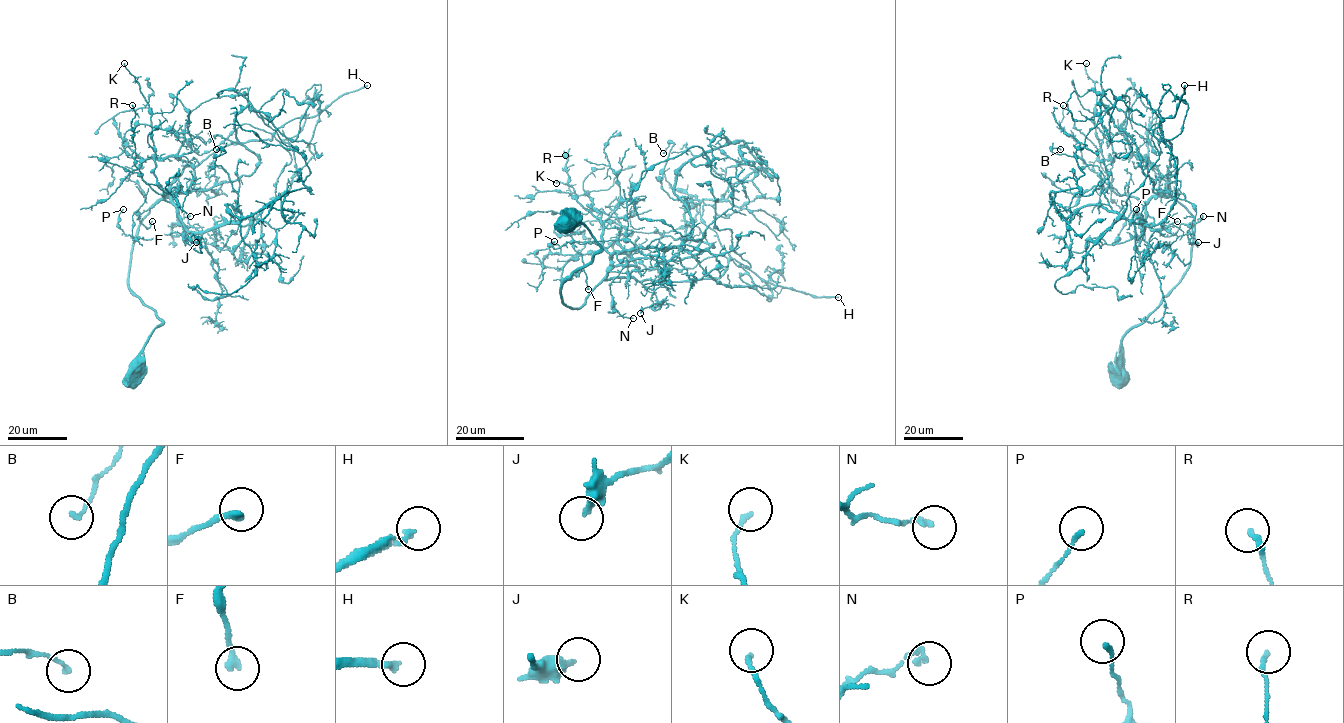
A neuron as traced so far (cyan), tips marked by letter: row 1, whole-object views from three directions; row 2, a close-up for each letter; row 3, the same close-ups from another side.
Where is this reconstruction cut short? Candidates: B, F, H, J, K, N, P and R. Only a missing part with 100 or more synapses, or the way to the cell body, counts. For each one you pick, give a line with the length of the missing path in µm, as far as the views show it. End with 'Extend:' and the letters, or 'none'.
H: 120 µm
Extend: H

